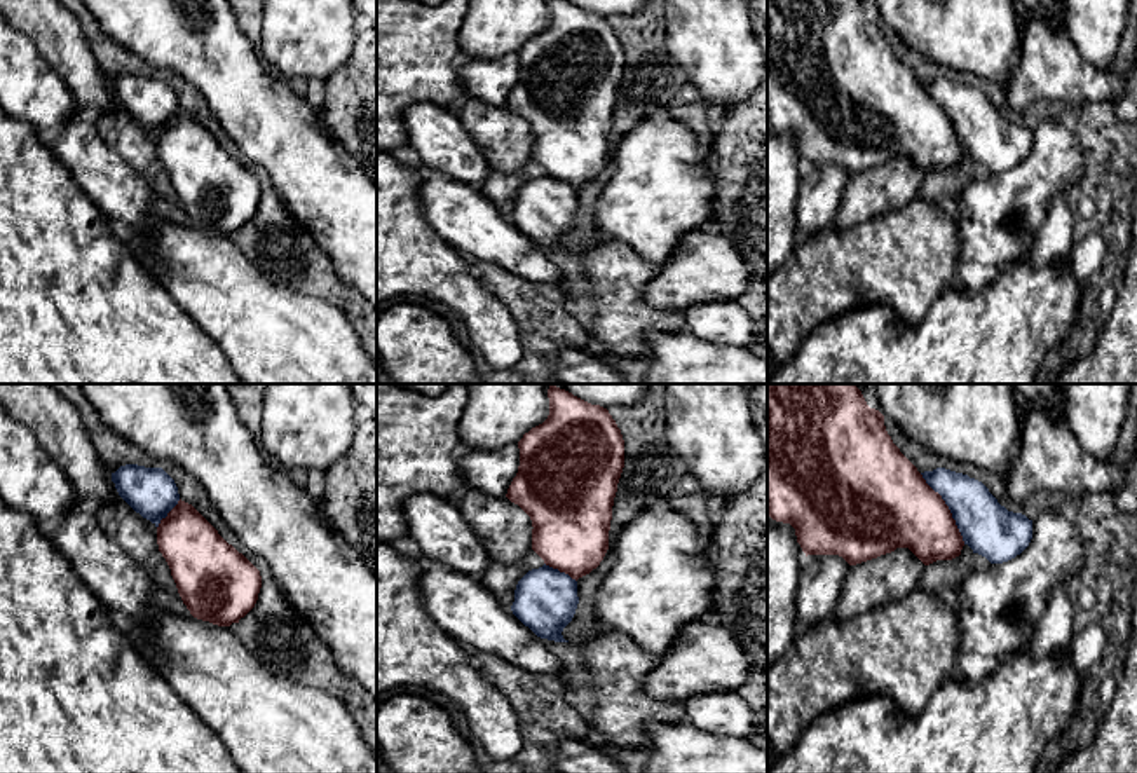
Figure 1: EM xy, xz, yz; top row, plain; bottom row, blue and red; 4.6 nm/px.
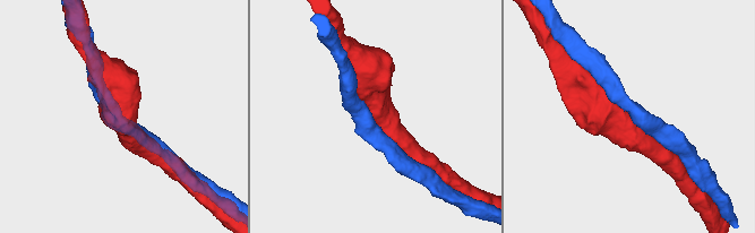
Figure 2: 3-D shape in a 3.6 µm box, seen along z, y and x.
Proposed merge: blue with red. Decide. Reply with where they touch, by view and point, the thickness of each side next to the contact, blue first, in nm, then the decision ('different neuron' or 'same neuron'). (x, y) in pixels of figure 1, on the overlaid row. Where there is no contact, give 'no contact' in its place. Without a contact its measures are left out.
yz (949, 508) | 240/360 nm | same neuron

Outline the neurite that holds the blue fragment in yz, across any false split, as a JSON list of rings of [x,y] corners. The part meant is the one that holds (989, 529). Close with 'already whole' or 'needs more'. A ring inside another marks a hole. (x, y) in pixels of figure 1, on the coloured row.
[[[767,384],[767,513],[790,523],[807,555],[839,555],[856,565],[909,548],[924,565],[952,560],[964,544],[991,564],[1020,555],[1032,539],[1032,520],[1008,511],[989,489],[945,468],[919,473],[893,443],[884,415],[870,408],[856,384]]]; needs more

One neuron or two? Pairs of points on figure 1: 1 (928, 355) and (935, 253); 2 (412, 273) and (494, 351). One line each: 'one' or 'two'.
1: two
2: one

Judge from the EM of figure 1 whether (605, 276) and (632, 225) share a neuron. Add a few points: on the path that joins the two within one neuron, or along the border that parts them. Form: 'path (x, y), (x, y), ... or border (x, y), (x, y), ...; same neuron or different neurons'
border (604, 238), (623, 241), (642, 257), (658, 264); different neurons

